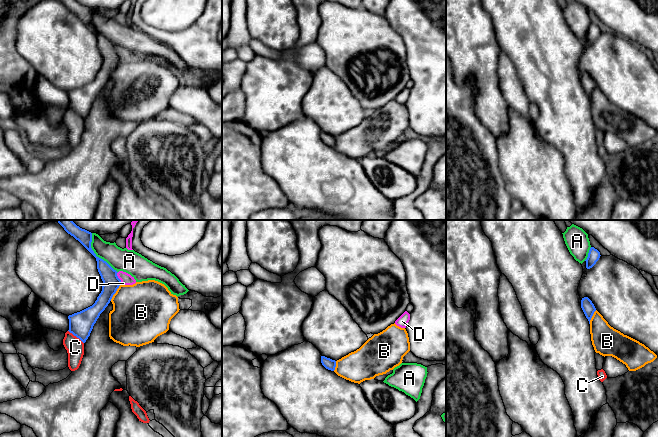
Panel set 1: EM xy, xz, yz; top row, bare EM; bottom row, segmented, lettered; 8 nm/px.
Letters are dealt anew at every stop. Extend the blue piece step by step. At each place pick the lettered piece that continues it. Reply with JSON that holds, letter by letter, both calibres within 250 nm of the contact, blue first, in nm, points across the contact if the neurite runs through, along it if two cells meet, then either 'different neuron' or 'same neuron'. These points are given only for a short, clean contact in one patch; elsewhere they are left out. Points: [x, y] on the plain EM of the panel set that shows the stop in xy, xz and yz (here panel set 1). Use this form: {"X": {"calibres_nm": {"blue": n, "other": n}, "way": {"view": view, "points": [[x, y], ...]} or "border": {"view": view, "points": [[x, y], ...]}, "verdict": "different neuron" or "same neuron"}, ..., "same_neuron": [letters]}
{"A": {"calibres_nm": {"blue": 130, "other": 180}, "verdict": "same neuron"}, "B": {"calibres_nm": {"blue": 140, "other": 440}, "verdict": "different neuron"}, "C": {"calibres_nm": {"blue": 190, "other": 140}, "border": {"view": "xy", "points": [[68, 106], [83, 119]]}, "verdict": "different neuron"}, "D": {"calibres_nm": {"blue": 140, "other": 100}, "border": {"view": "xy", "points": [[117, 48], [117, 53], [121, 59]]}, "verdict": "different neuron"}, "same_neuron": ["A"]}

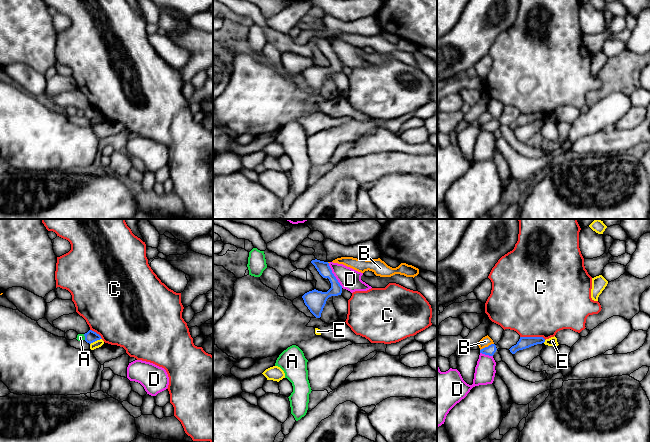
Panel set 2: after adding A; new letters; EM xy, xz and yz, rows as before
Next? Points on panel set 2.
{"A": {"calibres_nm": {"blue": 90, "other": 60}, "verdict": "different neuron"}, "B": {"calibres_nm": {"blue": 80, "other": 80}, "verdict": "different neuron"}, "C": {"calibres_nm": {"blue": 100, "other": 500}, "verdict": "different neuron"}, "D": {"calibres_nm": {"blue": 170, "other": 170}, "verdict": "different neuron"}, "E": {"calibres_nm": {"blue": 90, "other": 60}, "border": {"view": "xy", "points": [[101, 114], [90, 120]]}, "verdict": "different neuron"}, "same_neuron": []}

